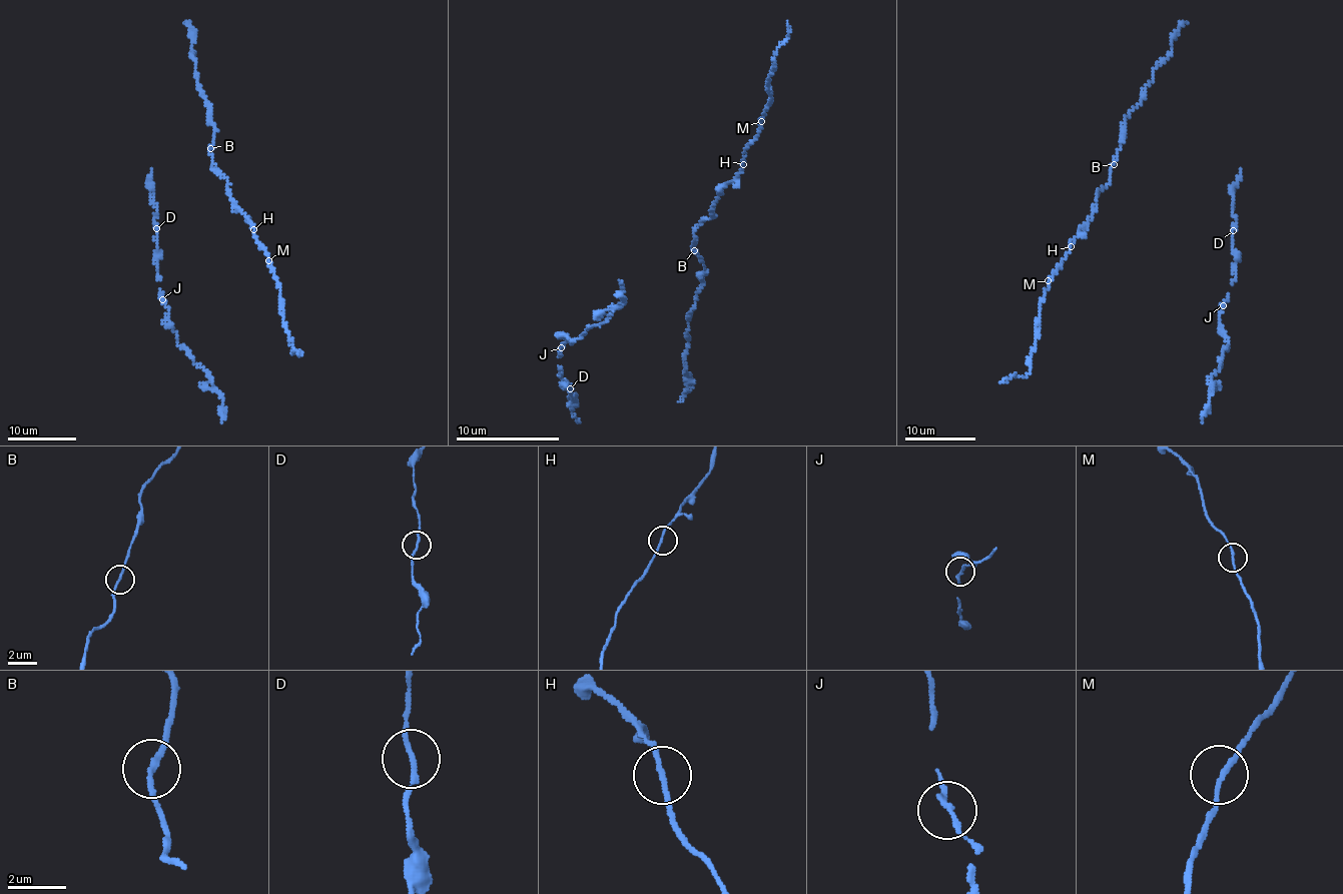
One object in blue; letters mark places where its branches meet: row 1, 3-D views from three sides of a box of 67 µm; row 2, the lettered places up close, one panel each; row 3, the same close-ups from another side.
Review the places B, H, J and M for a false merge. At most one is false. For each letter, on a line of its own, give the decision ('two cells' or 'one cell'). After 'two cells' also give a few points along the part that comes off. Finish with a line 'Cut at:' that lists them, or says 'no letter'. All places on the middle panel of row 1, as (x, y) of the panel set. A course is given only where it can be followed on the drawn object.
B: one cell
H: one cell
J: one cell
M: one cell
Cut at: no letter

